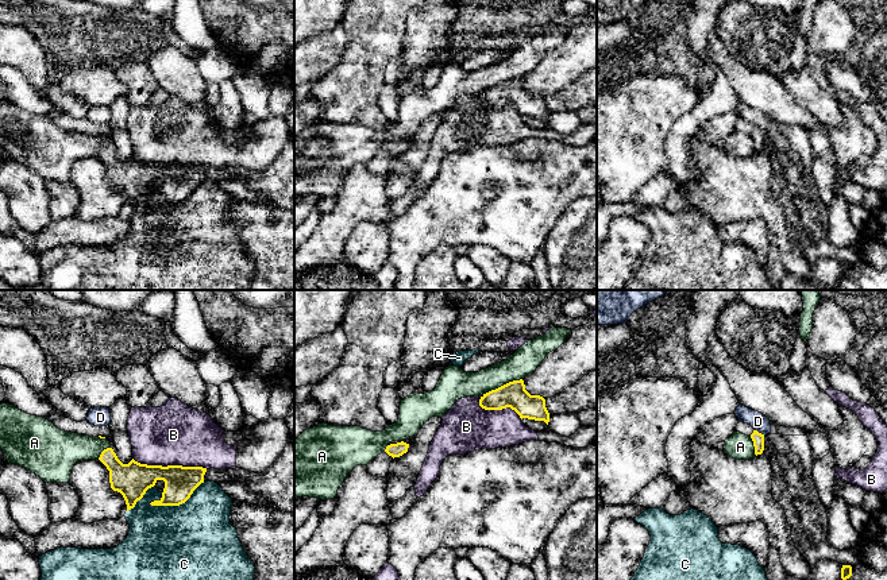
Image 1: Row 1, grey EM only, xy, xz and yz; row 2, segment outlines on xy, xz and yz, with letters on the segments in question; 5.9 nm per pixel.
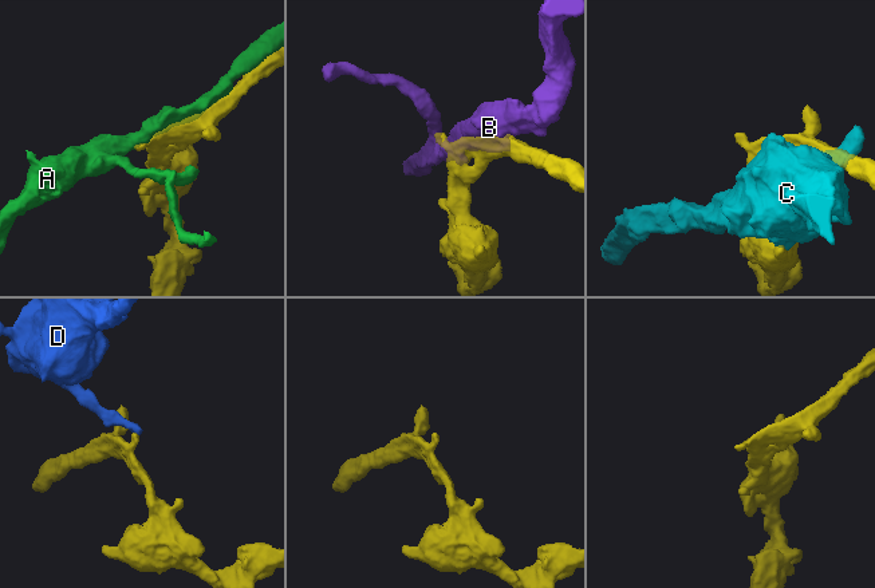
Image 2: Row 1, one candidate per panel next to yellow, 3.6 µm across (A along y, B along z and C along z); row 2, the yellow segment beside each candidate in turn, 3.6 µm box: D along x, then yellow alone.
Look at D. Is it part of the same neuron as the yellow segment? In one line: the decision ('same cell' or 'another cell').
another cell

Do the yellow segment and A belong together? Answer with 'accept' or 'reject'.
reject

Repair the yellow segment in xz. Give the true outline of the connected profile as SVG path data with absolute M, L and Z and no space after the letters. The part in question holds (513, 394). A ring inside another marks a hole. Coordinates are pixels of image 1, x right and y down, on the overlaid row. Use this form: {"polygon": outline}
{"polygon": "M524 380L509 382L495 390L483 394L479 406L485 410L502 410L510 407L520 418L549 422L549 413L545 399L540 395L531 395L525 390Z"}

